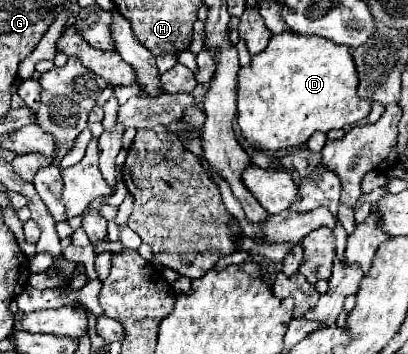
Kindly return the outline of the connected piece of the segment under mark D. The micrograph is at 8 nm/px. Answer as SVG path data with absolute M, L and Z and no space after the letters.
M292 32L274 34L266 50L252 56L250 66L238 70L238 126L244 140L256 150L276 152L306 144L314 132L328 132L344 124L360 122L370 112L370 102L356 96L356 66L346 46L318 36L300 36Z

